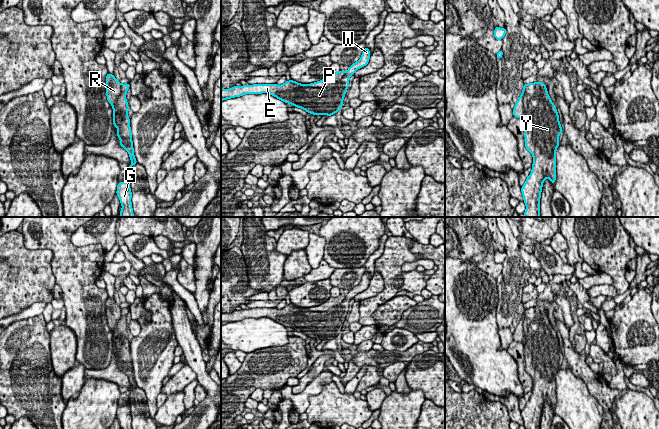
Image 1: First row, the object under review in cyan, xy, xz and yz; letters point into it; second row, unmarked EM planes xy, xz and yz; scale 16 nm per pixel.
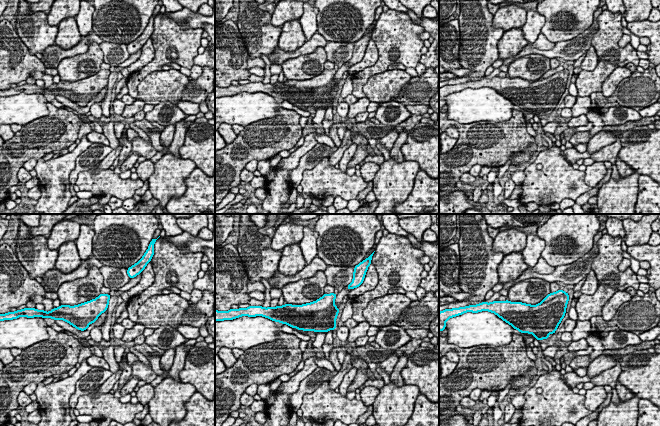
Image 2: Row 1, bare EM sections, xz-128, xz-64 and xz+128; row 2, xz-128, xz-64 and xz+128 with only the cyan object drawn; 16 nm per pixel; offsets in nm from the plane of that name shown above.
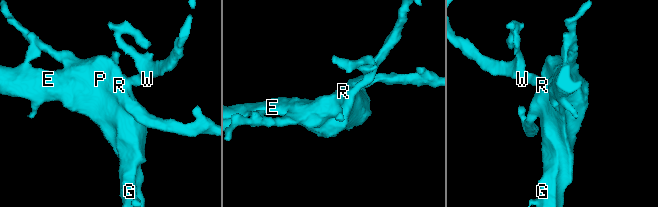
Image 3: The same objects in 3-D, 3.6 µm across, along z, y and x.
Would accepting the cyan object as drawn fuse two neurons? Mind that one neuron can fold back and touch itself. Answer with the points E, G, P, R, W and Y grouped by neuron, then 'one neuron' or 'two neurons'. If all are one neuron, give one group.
E G P W Y / R | two neurons

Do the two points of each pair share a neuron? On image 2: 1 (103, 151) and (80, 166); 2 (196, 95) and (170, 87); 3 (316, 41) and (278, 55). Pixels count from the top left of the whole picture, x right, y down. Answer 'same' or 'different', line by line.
1: same
2: different
3: same

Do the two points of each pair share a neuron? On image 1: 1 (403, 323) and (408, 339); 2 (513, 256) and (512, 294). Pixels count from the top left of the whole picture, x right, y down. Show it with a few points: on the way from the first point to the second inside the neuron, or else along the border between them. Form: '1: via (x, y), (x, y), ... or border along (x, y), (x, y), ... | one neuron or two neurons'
1: border along (414, 333), (404, 329), (393, 328), (383, 335) | two neurons
2: via (513, 265), (512, 285) | one neuron

